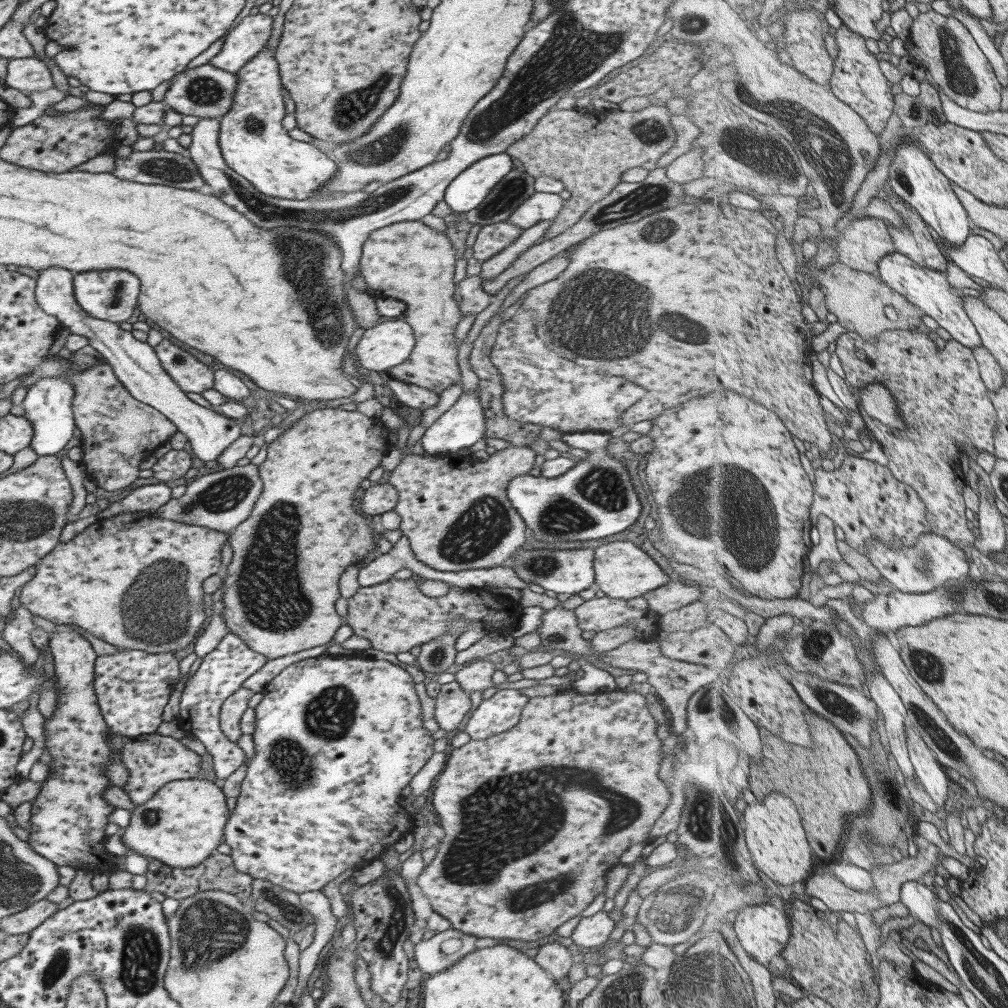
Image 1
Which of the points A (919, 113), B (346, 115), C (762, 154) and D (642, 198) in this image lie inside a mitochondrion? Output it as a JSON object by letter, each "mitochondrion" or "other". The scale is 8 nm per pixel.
{"A":"mitochondrion","B":"mitochondrion","C":"mitochondrion","D":"mitochondrion"}

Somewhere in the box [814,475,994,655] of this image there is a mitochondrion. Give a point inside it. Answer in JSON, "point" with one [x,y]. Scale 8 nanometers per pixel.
{"point":[919,561]}

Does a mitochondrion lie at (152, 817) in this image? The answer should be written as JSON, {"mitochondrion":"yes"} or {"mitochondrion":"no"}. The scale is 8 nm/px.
{"mitochondrion":"yes"}

